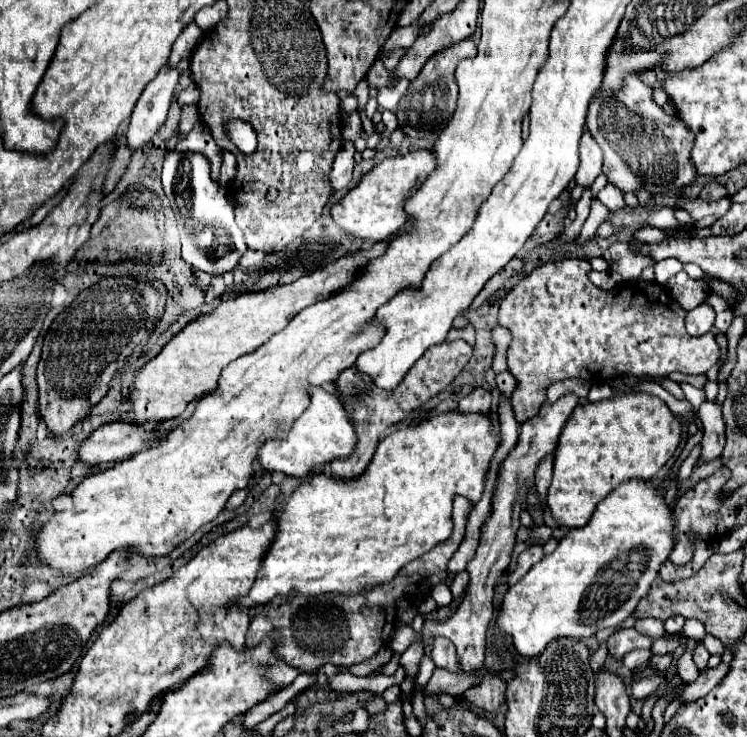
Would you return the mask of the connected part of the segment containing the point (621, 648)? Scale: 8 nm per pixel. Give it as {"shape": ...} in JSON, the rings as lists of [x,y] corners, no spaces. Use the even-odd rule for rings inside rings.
{"shape":[[[621,629],[617,633],[613,633],[609,639],[609,653],[617,659],[621,659],[625,653],[633,651],[633,649],[651,649],[651,643],[653,639],[641,635],[639,631],[635,629]]]}

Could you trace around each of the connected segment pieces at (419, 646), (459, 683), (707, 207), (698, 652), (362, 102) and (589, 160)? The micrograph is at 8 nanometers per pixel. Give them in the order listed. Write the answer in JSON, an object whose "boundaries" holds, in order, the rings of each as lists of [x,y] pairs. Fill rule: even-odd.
{"boundaries":[[[[421,641],[413,643],[413,645],[401,655],[401,665],[405,667],[407,675],[417,675],[421,657],[423,657],[423,643],[421,643]]],[[[435,669],[429,683],[421,689],[423,695],[437,695],[437,693],[449,693],[453,697],[463,695],[471,685],[481,683],[483,671],[479,673],[451,673],[447,669]]],[[[681,195],[671,207],[673,209],[685,209],[693,221],[699,221],[707,215],[717,215],[717,217],[723,217],[729,209],[731,201],[729,199],[719,199],[719,201],[703,201],[701,197],[695,197],[695,199],[689,199],[685,195]]],[[[697,645],[695,647],[695,651],[693,651],[693,661],[695,661],[695,665],[699,667],[699,669],[705,669],[707,667],[707,661],[709,661],[709,651],[703,647],[703,645]]],[[[361,81],[361,83],[357,85],[357,89],[353,91],[353,95],[355,95],[357,101],[359,101],[359,111],[365,111],[365,105],[367,105],[367,101],[369,101],[369,85],[367,85],[367,81]]],[[[585,131],[581,137],[581,163],[579,171],[575,173],[576,185],[590,187],[595,177],[601,173],[601,165],[603,165],[601,149],[597,141],[591,137],[591,133]]]]}

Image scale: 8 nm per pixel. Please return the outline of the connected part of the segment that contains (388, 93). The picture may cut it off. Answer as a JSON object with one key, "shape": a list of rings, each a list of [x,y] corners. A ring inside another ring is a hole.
{"shape":[[[401,79],[395,89],[379,89],[379,95],[377,95],[377,101],[383,109],[389,109],[389,111],[395,111],[397,109],[397,103],[401,99],[401,95],[405,93],[405,89],[409,86],[409,81],[407,79]]]}

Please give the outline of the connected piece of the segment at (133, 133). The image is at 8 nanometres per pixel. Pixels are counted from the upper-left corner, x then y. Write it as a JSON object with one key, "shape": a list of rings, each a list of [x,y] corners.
{"shape":[[[167,63],[141,93],[127,125],[127,143],[133,151],[141,149],[149,141],[149,137],[153,137],[165,123],[177,81],[179,71],[169,67]]]}

